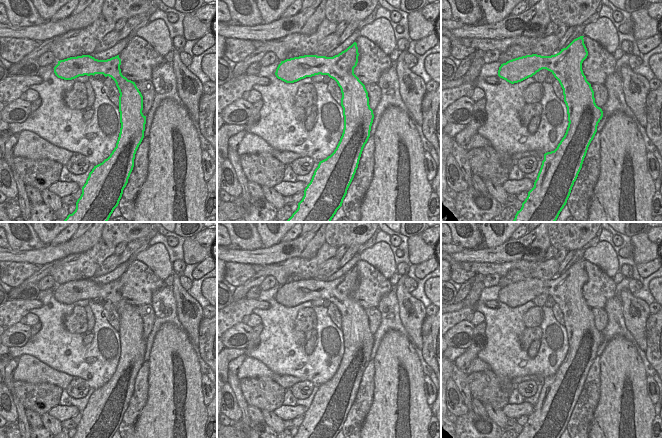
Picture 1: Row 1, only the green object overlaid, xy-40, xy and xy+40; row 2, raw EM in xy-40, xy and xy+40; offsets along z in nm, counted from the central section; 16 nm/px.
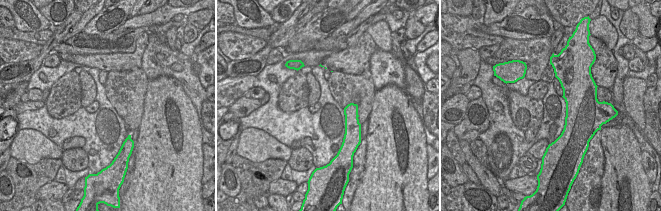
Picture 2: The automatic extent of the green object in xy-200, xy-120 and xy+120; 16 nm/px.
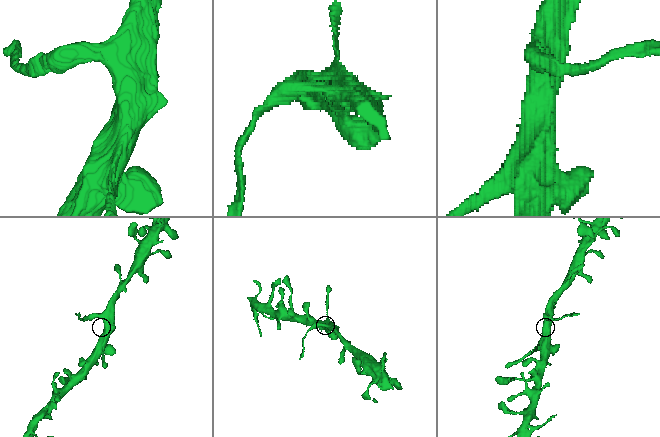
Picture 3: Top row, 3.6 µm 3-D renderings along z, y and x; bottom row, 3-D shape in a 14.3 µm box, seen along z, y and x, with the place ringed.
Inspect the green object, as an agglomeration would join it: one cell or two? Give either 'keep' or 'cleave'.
cleave

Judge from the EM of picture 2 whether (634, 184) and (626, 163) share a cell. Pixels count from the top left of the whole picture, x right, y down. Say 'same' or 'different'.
same

